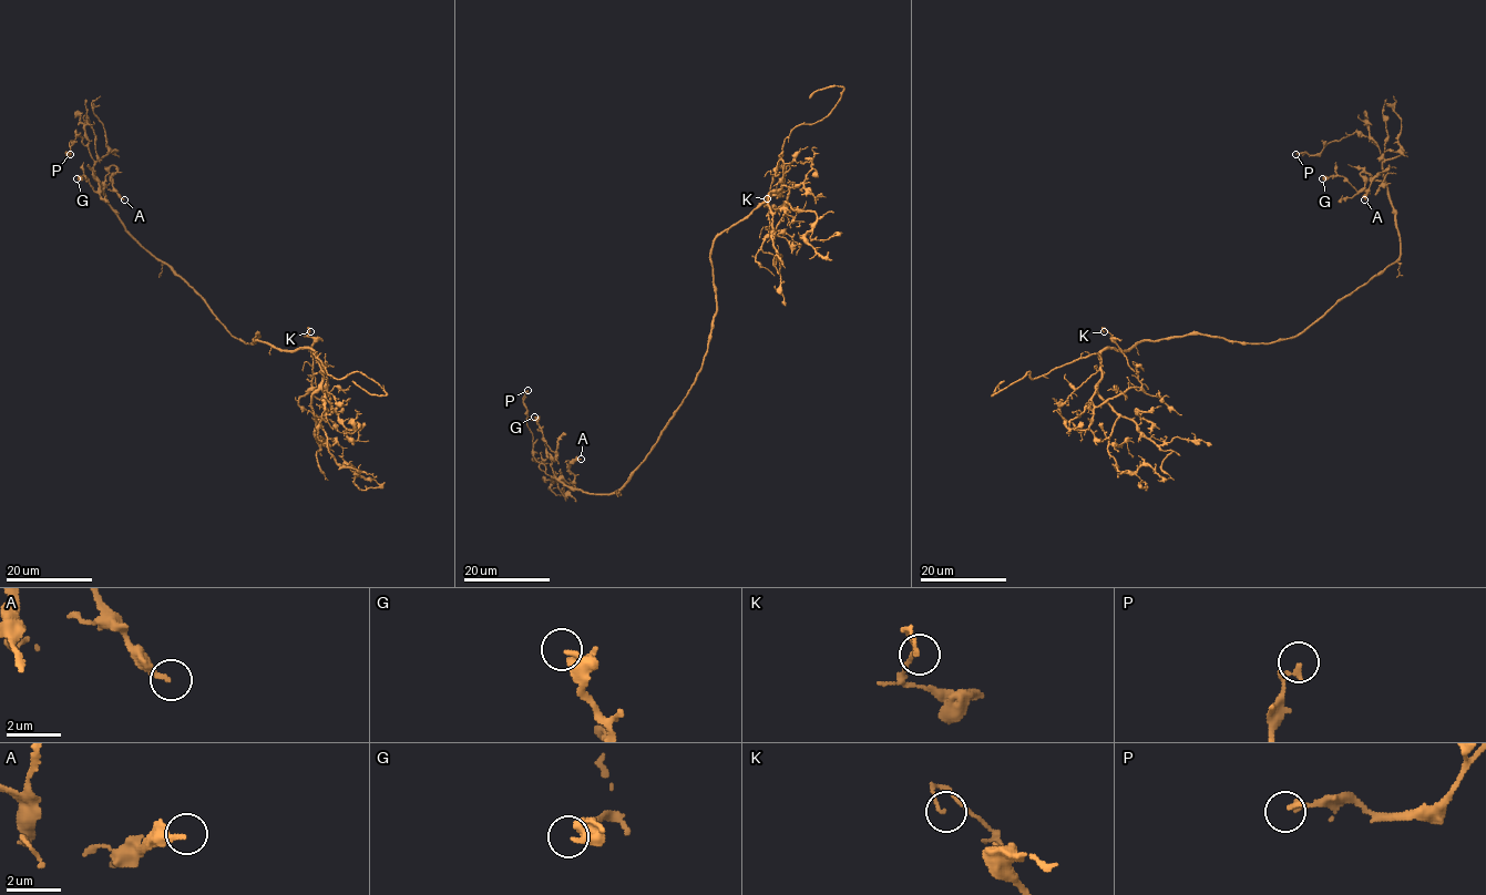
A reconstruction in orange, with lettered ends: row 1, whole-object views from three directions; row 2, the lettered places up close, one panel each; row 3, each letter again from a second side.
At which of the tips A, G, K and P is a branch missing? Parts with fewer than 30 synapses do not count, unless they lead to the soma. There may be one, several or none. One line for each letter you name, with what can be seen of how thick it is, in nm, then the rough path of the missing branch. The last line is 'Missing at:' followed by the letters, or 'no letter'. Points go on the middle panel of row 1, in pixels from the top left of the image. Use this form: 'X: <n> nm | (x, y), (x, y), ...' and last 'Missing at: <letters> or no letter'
Missing at: no letter

